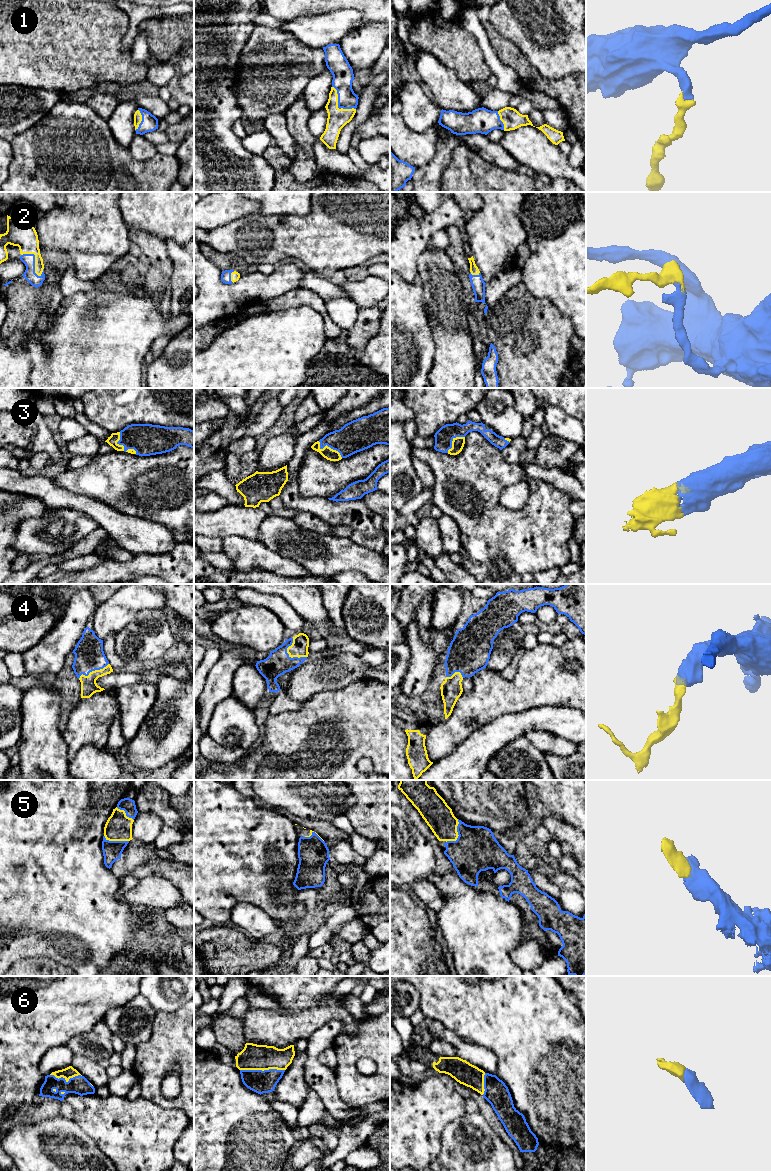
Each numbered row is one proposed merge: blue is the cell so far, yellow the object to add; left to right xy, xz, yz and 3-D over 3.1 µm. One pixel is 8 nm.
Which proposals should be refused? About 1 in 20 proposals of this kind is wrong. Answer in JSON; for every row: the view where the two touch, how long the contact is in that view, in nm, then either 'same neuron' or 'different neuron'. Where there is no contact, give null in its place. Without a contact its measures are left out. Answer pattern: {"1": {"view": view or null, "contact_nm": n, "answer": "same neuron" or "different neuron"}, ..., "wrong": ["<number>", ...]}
{"1": {"view": "xz", "contact_nm": 260, "answer": "same neuron"}, "2": {"view": "xy", "contact_nm": 240, "answer": "same neuron"}, "3": {"view": "xy", "contact_nm": 220, "answer": "same neuron"}, "4": {"view": "xz", "contact_nm": 200, "answer": "same neuron"}, "5": {"view": "yz", "contact_nm": 220, "answer": "same neuron"}, "6": {"view": "xz", "contact_nm": 360, "answer": "same neuron"}, "wrong": []}

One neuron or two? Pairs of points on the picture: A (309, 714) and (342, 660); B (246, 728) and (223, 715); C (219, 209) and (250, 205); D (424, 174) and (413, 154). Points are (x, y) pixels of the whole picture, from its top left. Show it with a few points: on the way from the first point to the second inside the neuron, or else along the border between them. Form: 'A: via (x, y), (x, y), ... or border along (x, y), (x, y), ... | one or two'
A: border along (346, 686), (340, 689), (317, 692), (302, 702) | two
B: via (240, 727), (229, 720) | one
C: via (227, 207), (242, 207) | one
D: border along (436, 149), (436, 153), (426, 163), (415, 168) | two

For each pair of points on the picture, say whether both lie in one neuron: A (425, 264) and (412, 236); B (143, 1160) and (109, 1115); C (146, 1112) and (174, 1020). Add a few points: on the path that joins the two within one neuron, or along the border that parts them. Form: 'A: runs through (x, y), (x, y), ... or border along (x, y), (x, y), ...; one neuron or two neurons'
A: border along (425, 247), (417, 263), (419, 277); two neurons
B: runs through (135, 1149), (112, 1126); one neuron
C: border along (140, 1095), (163, 1107), (172, 1107); two neurons

